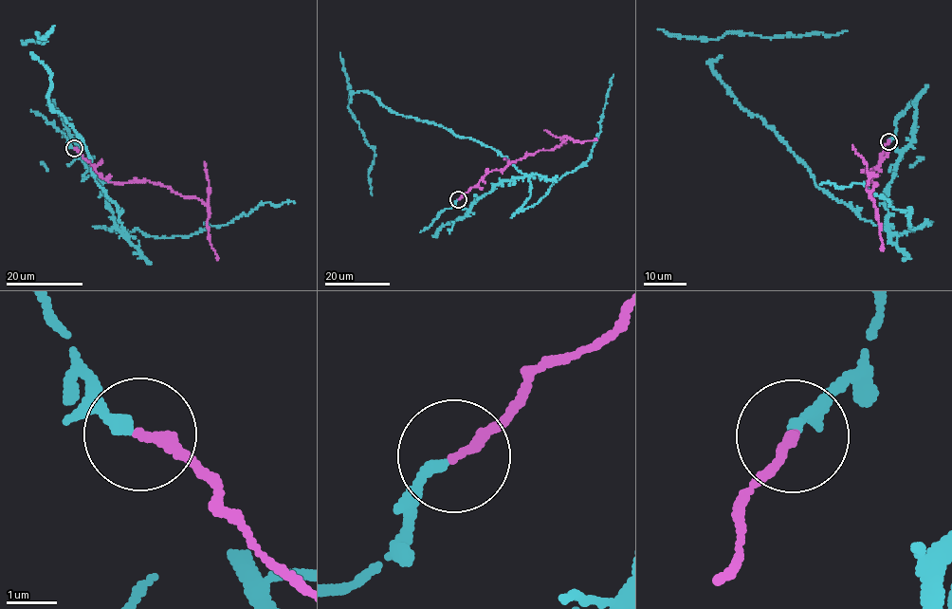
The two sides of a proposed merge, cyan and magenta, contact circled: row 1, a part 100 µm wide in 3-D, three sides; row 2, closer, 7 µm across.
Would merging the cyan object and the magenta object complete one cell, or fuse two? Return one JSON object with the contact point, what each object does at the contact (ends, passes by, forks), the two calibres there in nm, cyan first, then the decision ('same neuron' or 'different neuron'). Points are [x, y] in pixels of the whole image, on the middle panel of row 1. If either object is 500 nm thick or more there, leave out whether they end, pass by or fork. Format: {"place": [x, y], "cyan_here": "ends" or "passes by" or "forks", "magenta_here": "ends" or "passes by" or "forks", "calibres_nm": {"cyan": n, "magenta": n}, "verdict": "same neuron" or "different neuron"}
{"place": [458, 199], "cyan_here": "ends", "magenta_here": "ends", "calibres_nm": {"cyan": 220, "magenta": 200}, "verdict": "same neuron"}

